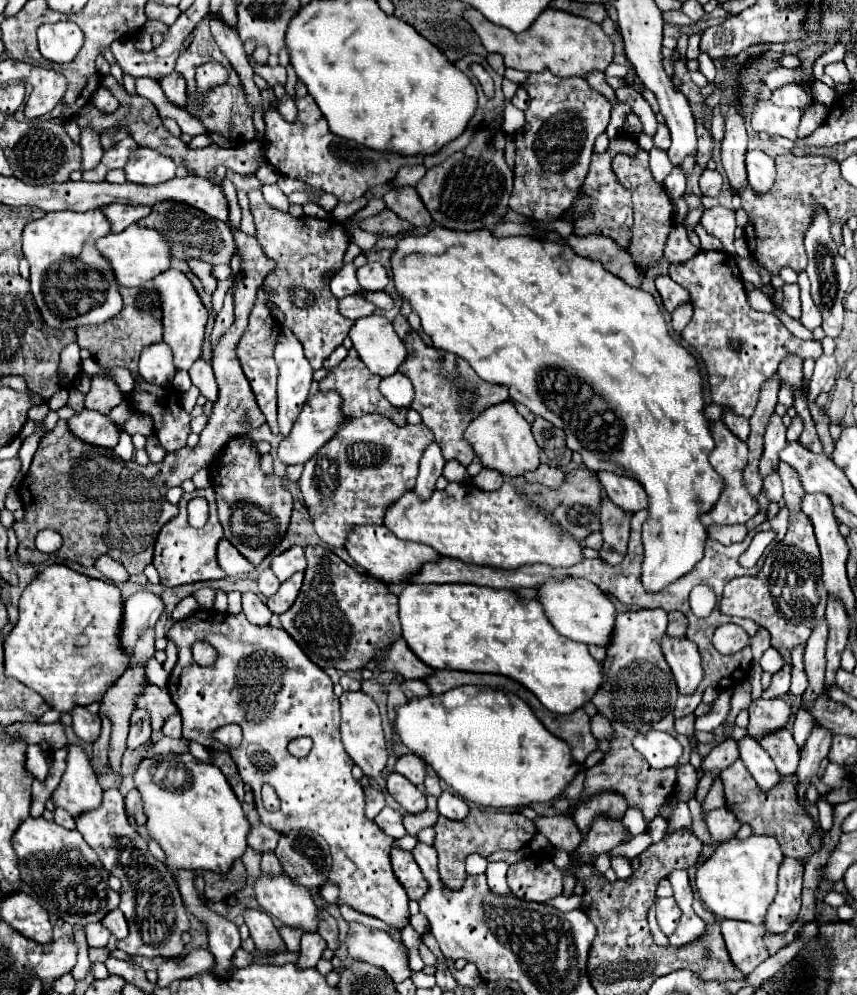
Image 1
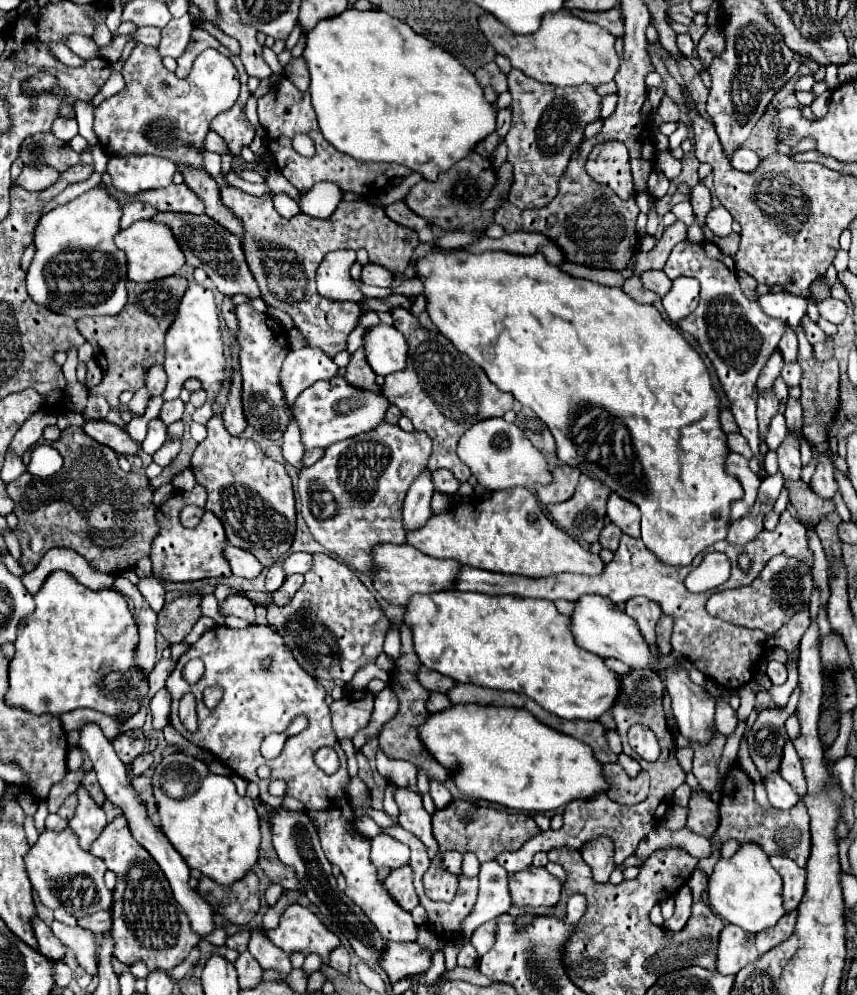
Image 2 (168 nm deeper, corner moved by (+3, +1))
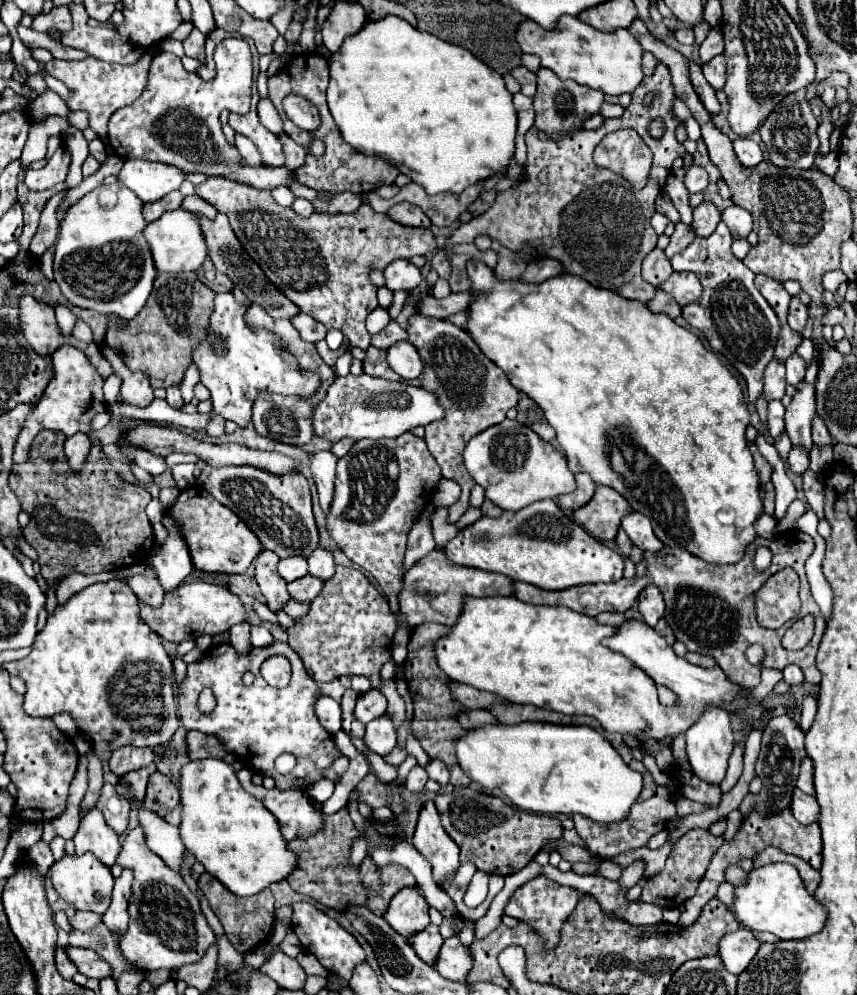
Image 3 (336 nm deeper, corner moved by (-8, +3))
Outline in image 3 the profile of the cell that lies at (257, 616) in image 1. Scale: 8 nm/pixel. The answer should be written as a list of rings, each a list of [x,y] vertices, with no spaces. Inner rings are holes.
[[[202,581],[182,583],[178,589],[172,589],[172,593],[164,595],[162,605],[156,609],[144,605],[144,601],[138,601],[138,605],[140,605],[140,617],[146,621],[146,625],[160,637],[174,643],[180,643],[184,639],[198,639],[200,635],[214,637],[226,631],[228,627],[246,621],[248,617],[248,609],[242,605],[238,595],[230,593],[220,585],[210,585]]]

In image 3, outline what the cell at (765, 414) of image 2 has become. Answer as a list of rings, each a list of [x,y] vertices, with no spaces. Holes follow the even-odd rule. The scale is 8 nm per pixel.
[[[772,359],[764,371],[764,397],[766,401],[782,399],[784,397],[784,363],[778,359]]]

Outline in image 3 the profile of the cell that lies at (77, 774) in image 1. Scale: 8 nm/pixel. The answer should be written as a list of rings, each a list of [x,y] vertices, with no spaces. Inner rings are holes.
[[[96,807],[90,809],[88,815],[80,821],[80,829],[74,837],[74,843],[76,843],[76,857],[92,853],[108,867],[112,867],[116,863],[116,857],[120,855],[120,839],[104,823],[104,817]]]

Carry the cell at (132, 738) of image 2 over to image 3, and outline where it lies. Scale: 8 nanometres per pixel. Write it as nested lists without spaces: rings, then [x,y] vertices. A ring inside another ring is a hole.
[[[120,747],[112,753],[108,765],[116,777],[122,777],[134,769],[142,769],[154,761],[150,747]]]

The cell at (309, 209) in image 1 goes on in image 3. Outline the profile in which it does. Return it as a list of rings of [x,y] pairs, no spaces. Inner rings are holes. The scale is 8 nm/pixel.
[[[277,187],[272,190],[273,199],[283,207],[291,207],[293,200],[293,193],[287,187]]]

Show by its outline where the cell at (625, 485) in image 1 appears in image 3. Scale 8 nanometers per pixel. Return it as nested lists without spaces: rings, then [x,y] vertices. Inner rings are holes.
[[[630,513],[622,519],[622,529],[626,531],[626,535],[630,537],[630,541],[642,549],[642,551],[652,551],[658,553],[664,545],[660,543],[660,539],[654,535],[652,525],[648,521],[646,515],[642,513]]]

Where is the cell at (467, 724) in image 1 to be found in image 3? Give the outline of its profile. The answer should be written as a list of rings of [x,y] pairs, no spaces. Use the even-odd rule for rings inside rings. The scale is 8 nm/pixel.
[[[518,723],[518,725],[484,725],[478,727],[474,731],[468,731],[466,737],[462,737],[460,741],[456,741],[456,757],[460,767],[464,769],[464,773],[468,773],[468,777],[472,777],[472,781],[484,785],[486,789],[500,789],[518,809],[524,811],[532,811],[532,813],[564,813],[564,815],[574,815],[580,813],[596,823],[616,823],[616,821],[624,821],[624,817],[628,817],[630,807],[636,803],[640,791],[642,791],[642,775],[634,769],[630,769],[622,757],[618,755],[618,751],[610,745],[610,741],[600,735],[598,731],[594,731],[588,725],[582,727],[564,727],[564,725],[554,725],[554,723]]]

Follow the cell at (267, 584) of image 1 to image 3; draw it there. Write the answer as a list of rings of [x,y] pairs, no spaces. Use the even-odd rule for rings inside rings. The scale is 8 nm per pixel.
[[[284,557],[278,563],[278,571],[286,581],[296,581],[308,573],[308,563],[304,557]]]

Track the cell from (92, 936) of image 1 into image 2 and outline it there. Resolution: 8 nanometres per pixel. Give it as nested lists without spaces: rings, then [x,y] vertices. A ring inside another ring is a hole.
[[[59,921],[51,923],[51,931],[53,935],[69,949],[73,949],[79,965],[85,967],[87,973],[95,975],[97,971],[97,961],[95,961],[95,953],[97,953],[97,937],[93,935],[93,931],[87,931],[83,927],[67,927]]]

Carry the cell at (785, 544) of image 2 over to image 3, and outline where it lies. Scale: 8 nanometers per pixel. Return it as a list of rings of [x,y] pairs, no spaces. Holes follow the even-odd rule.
[[[792,529],[774,541],[758,537],[748,549],[750,551],[744,555],[742,561],[738,561],[736,565],[724,565],[724,567],[710,565],[710,563],[702,561],[700,557],[690,555],[686,549],[672,549],[672,565],[668,563],[668,555],[664,551],[644,553],[644,561],[636,565],[636,577],[634,579],[620,579],[618,583],[580,585],[580,587],[564,589],[564,591],[544,591],[544,589],[536,589],[528,583],[514,583],[514,587],[516,587],[516,597],[524,603],[562,605],[568,609],[576,609],[576,613],[596,617],[598,613],[604,613],[604,611],[626,613],[634,605],[640,591],[646,585],[656,583],[664,595],[666,605],[668,605],[668,623],[672,623],[672,631],[674,631],[676,639],[682,641],[688,651],[696,651],[700,655],[712,657],[716,661],[716,665],[720,669],[724,669],[724,673],[732,681],[746,685],[746,687],[756,687],[760,683],[760,669],[762,667],[774,667],[774,669],[782,671],[786,665],[796,663],[802,667],[806,681],[812,685],[818,685],[820,671],[816,669],[816,651],[818,651],[820,639],[824,635],[826,621],[824,621],[824,615],[820,613],[816,601],[812,599],[808,579],[804,573],[804,561],[814,551],[814,539],[802,531]],[[758,547],[768,547],[774,555],[772,563],[766,571],[754,569],[754,553]],[[784,567],[794,569],[800,577],[800,593],[802,593],[800,615],[806,615],[806,613],[816,615],[816,633],[814,633],[812,641],[802,651],[786,651],[780,645],[780,639],[786,631],[786,625],[776,631],[768,631],[756,623],[756,607],[754,607],[752,597],[768,581],[768,577],[772,577],[774,573],[778,573]],[[754,643],[760,643],[766,649],[766,659],[762,661],[762,665],[756,665],[756,667],[750,665],[744,657],[744,651]]]

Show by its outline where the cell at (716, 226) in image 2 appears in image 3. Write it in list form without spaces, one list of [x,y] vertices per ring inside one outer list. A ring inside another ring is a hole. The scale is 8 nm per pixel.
[[[732,205],[722,213],[722,219],[726,221],[730,233],[734,239],[746,239],[748,233],[752,231],[752,217],[746,209]]]

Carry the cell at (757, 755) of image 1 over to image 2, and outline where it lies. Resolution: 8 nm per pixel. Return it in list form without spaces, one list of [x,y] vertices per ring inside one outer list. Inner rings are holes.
[[[773,771],[773,775],[767,775],[763,779],[763,787],[767,791],[767,797],[769,797],[769,803],[777,809],[791,809],[801,797],[789,787],[789,783],[785,783],[785,779]]]

